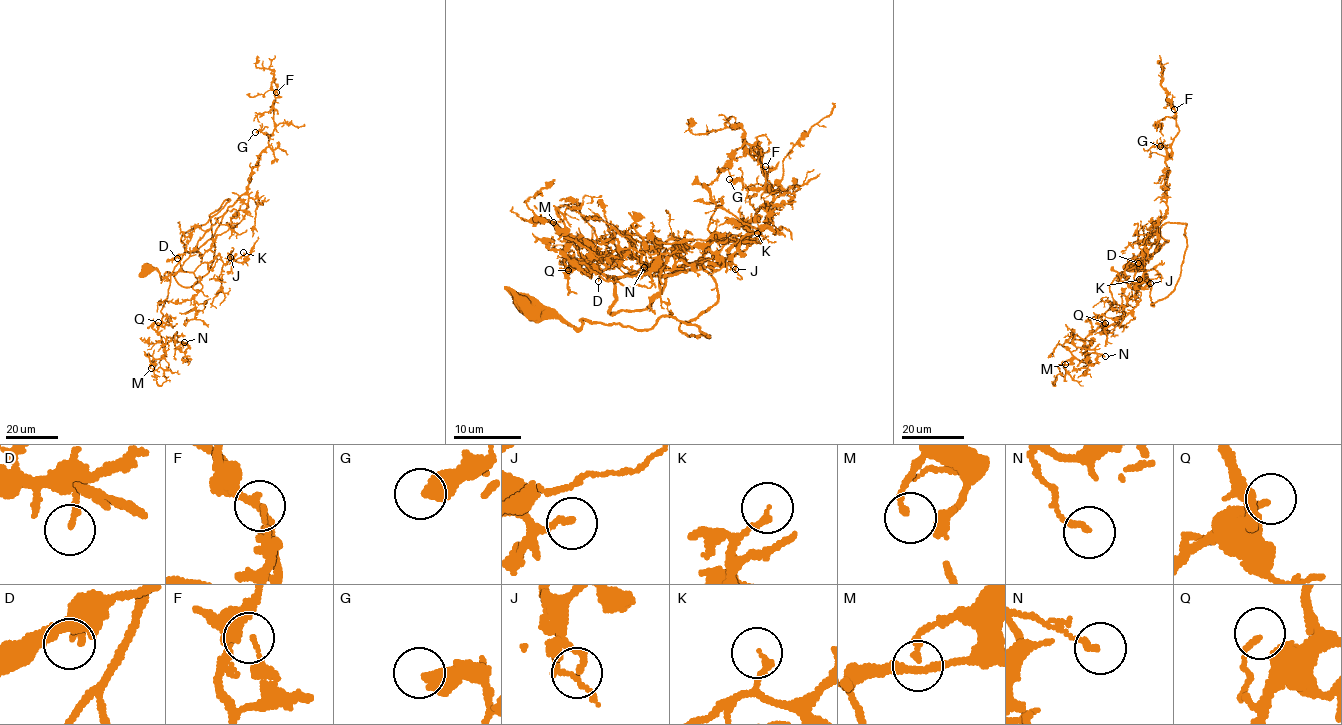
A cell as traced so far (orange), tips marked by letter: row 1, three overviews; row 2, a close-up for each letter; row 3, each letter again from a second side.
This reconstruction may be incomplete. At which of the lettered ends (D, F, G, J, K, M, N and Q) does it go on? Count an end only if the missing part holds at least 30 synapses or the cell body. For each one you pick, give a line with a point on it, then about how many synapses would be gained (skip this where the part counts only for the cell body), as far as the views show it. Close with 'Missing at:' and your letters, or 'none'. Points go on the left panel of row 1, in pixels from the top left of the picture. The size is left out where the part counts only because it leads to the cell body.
Missing at: none

